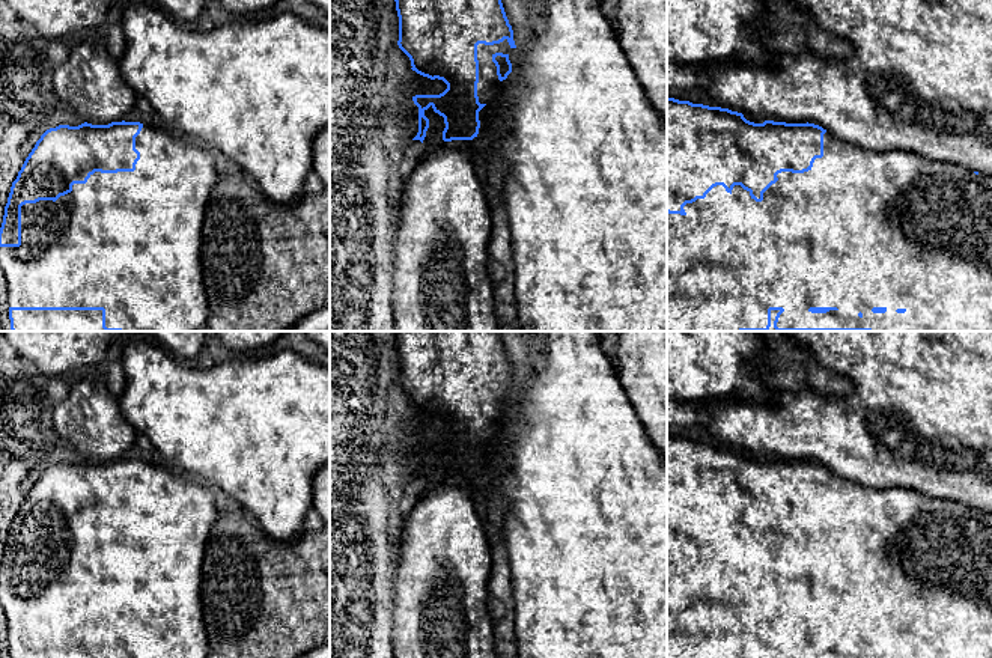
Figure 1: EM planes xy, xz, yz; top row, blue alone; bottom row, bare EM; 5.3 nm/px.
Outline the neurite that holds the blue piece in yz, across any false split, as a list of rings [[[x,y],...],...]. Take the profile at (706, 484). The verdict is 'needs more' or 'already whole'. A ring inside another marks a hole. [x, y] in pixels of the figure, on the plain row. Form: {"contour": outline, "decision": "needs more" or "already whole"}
{"contour": [[[667,435],[667,658],[992,658],[992,513],[908,488],[869,488],[840,479],[808,459],[754,461],[729,446]]], "decision": "needs more"}

